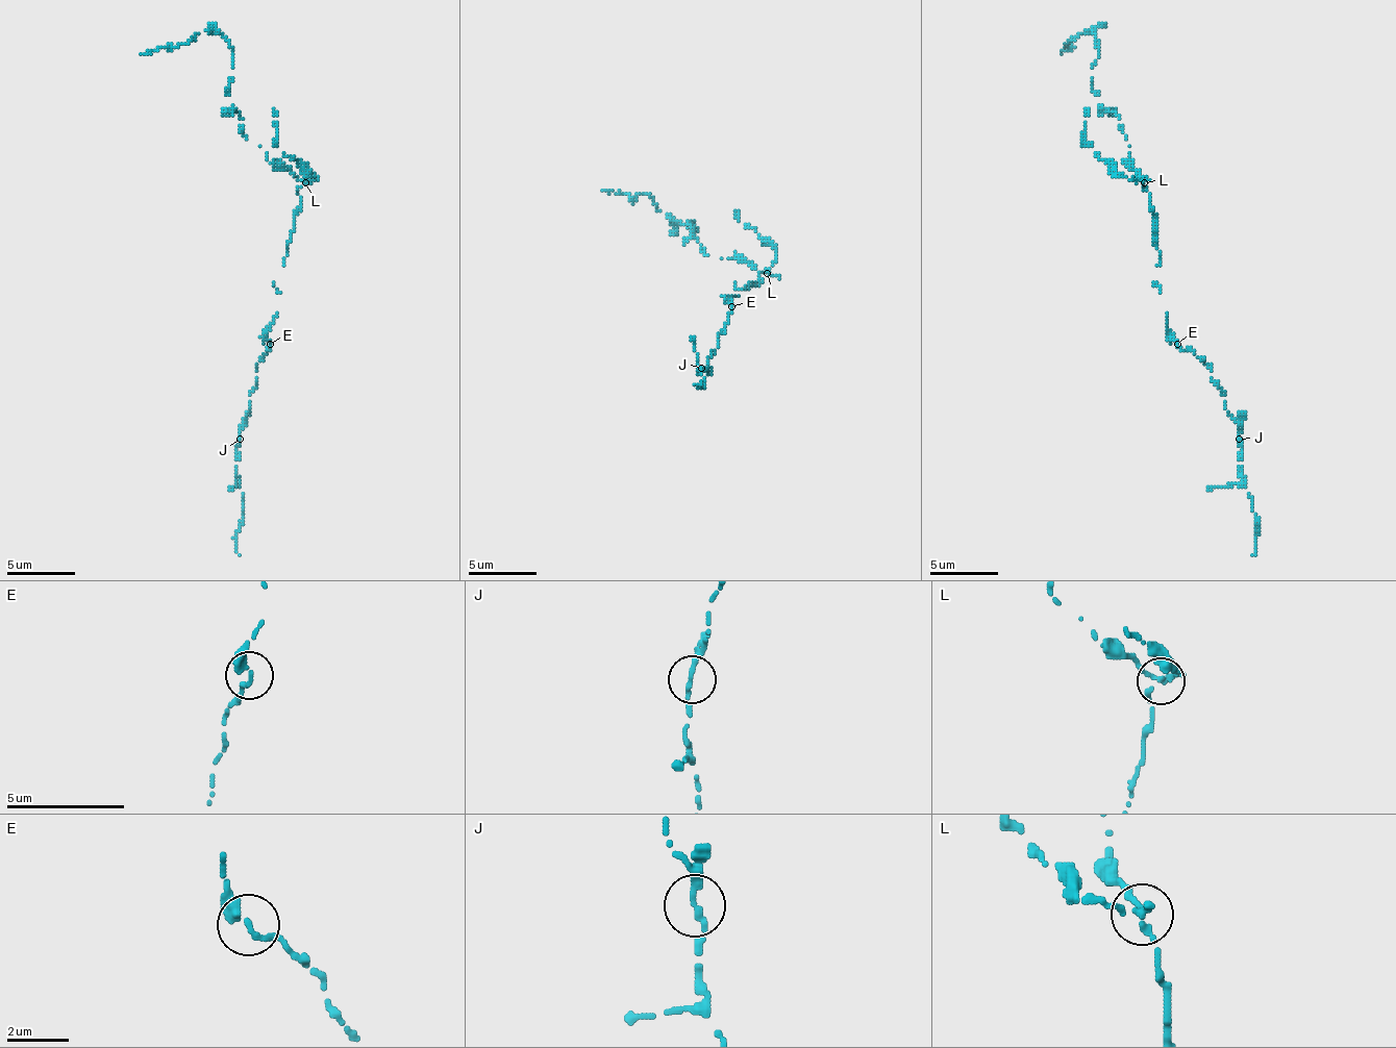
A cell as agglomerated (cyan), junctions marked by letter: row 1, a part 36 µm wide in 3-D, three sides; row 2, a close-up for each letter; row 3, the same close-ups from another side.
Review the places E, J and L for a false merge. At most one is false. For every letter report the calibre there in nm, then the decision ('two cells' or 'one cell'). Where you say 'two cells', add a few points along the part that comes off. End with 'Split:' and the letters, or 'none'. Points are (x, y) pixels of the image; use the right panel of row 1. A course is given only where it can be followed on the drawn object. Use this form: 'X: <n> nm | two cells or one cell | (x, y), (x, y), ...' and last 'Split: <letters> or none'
E: 240 nm | one cell
J: 220 nm | one cell
L: 260 nm | two cells | (1143, 183), (1129, 167), (1119, 119), (1102, 108), (1092, 88), (1099, 47), (1092, 33), (1065, 44), (1062, 54)
Split: L

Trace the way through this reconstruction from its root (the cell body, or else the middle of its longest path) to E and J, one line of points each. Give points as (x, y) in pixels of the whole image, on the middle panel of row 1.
E: (755, 282), (749, 290), (736, 285), (739, 296), (728, 299), (731, 306)
J: (755, 282), (749, 290), (736, 285), (739, 296), (728, 299), (728, 323), (701, 368)

